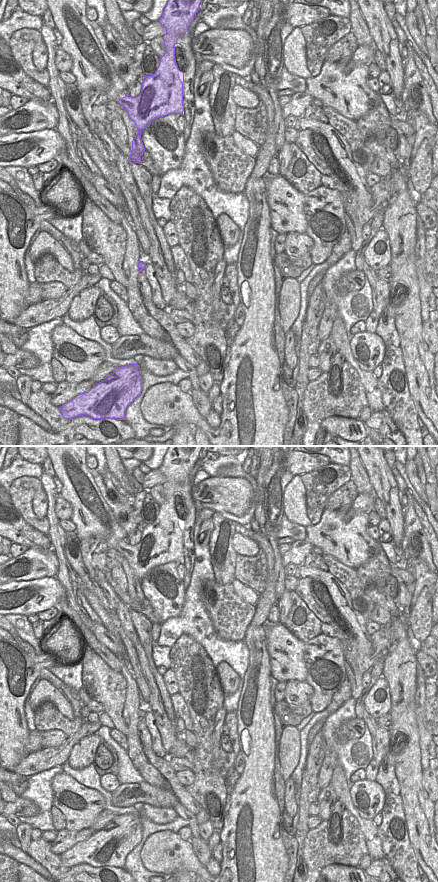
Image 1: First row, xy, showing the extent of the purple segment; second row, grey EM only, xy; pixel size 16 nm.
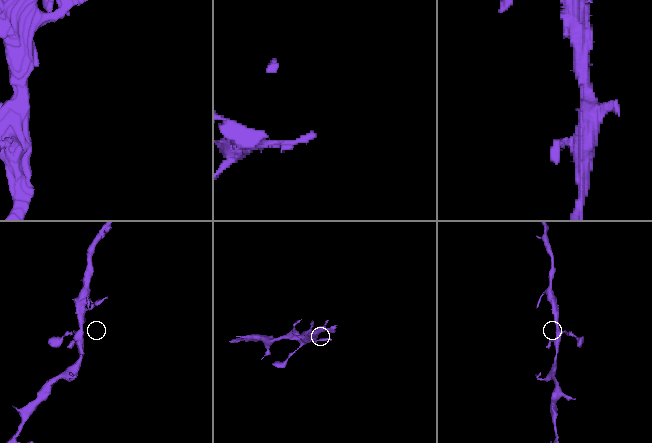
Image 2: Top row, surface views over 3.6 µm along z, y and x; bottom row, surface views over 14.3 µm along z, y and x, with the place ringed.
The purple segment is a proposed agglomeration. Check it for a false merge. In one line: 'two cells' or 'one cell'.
one cell

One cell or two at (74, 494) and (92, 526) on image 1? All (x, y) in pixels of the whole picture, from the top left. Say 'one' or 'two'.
one

